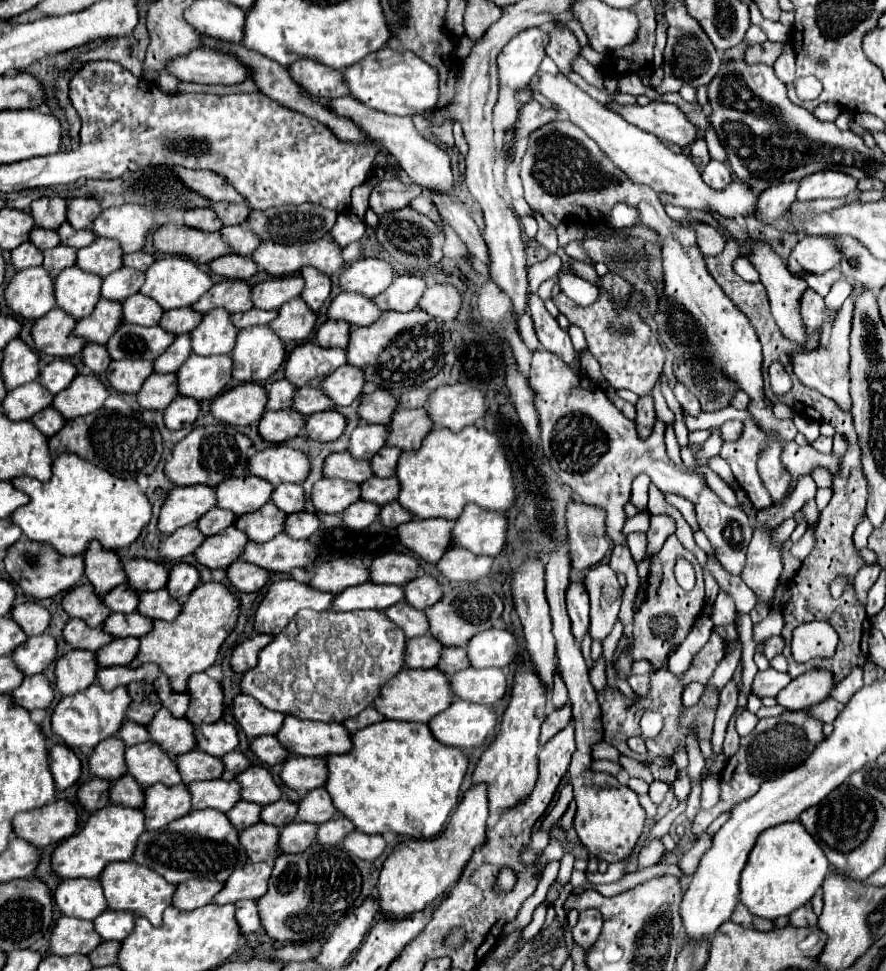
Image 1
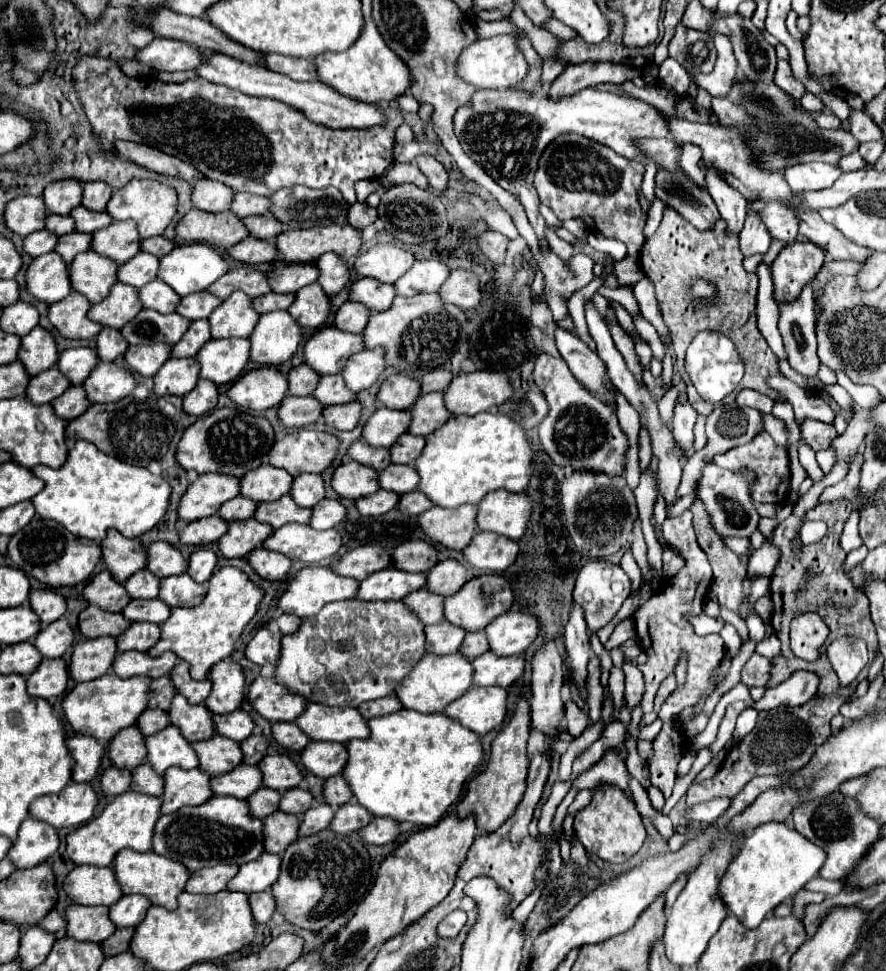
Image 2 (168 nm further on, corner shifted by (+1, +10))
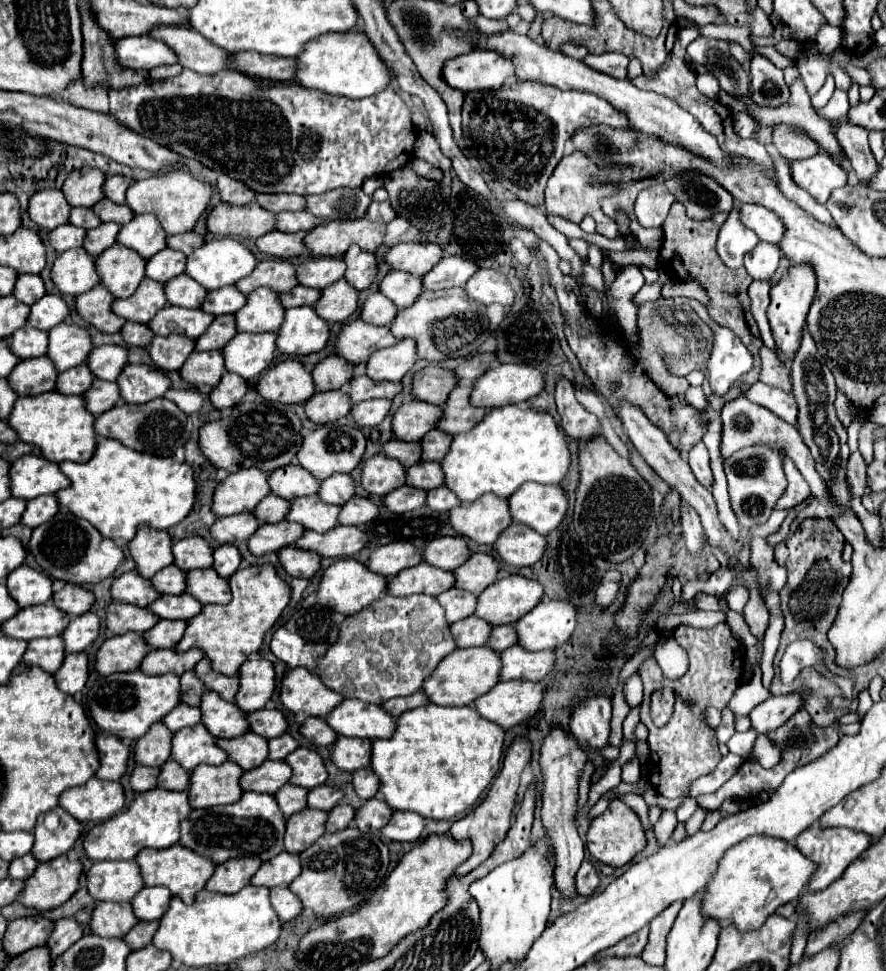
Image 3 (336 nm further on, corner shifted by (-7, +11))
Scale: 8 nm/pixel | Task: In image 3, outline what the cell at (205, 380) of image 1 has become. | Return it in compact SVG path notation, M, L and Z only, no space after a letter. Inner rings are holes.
M237 333L229 345L223 349L225 367L227 371L233 371L241 377L255 379L263 371L269 369L269 365L275 359L277 347L277 333Z

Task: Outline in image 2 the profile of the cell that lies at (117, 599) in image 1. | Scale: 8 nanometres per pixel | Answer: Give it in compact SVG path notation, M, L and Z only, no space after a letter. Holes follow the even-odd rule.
M139 570L123 582L123 588L131 598L157 598L159 578L149 574L149 570Z

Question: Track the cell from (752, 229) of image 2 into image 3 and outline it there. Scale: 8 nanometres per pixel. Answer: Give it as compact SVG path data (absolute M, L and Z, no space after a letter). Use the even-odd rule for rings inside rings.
M763 241L745 257L745 269L747 273L757 281L767 281L773 277L777 265L781 259L781 251L775 245L765 245Z

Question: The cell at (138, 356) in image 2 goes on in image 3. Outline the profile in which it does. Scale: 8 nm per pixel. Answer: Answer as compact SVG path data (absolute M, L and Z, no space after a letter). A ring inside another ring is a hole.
M171 333L167 337L155 337L151 343L151 359L155 367L163 371L177 371L183 367L187 357L195 349L195 339L179 333Z

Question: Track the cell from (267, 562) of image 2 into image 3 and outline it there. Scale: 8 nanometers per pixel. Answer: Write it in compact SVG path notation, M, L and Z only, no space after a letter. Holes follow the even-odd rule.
M289 545L289 547L281 549L279 559L281 559L281 565L285 567L285 571L291 577L311 579L321 567L321 555L319 553L305 551L305 549L299 549L295 545Z

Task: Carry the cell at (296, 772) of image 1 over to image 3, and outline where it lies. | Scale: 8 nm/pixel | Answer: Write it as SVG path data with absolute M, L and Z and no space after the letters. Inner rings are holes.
M339 737L335 741L335 749L331 753L331 761L341 767L369 767L371 765L371 739L353 739L353 737Z

